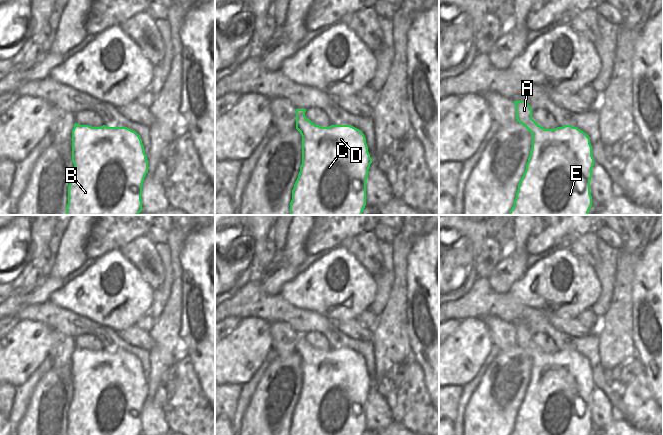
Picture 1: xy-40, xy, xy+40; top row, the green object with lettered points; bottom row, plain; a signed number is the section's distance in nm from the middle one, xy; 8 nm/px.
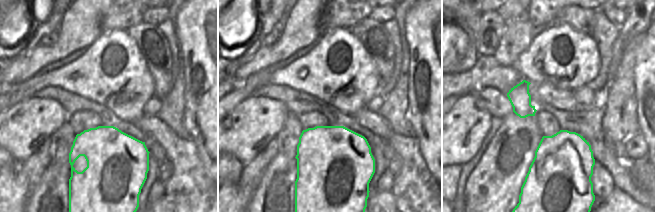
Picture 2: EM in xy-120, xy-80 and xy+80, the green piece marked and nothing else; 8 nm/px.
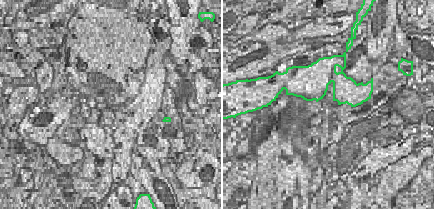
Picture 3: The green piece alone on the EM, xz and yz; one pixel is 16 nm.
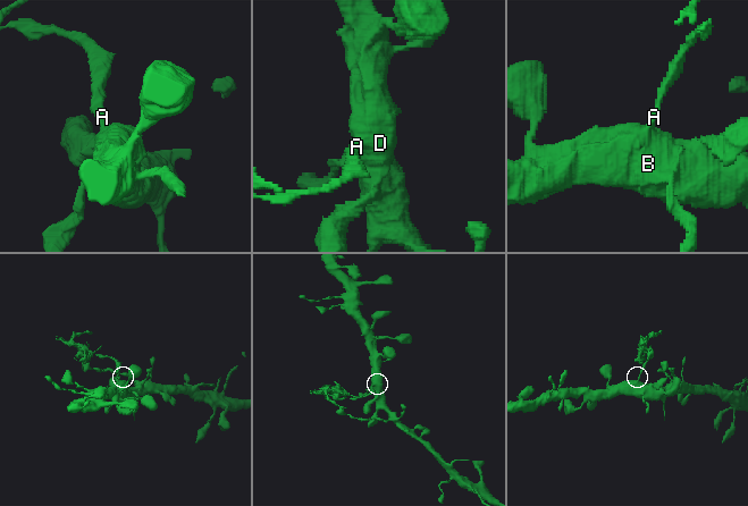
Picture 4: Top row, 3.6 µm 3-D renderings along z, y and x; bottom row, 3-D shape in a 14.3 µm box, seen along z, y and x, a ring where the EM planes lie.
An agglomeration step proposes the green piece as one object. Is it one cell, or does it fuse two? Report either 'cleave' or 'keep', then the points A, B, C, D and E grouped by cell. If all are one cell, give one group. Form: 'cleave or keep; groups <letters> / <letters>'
cleave; groups A / B C D E

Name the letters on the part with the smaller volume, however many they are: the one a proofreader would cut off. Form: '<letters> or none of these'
A

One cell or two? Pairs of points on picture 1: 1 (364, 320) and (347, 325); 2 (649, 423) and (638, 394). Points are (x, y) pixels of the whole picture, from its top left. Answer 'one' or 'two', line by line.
1: two
2: one

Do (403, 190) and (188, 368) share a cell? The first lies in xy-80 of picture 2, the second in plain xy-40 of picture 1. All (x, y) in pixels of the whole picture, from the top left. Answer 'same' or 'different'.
same

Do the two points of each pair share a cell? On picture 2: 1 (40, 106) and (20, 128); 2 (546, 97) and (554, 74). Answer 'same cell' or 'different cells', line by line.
1: same cell
2: different cells

